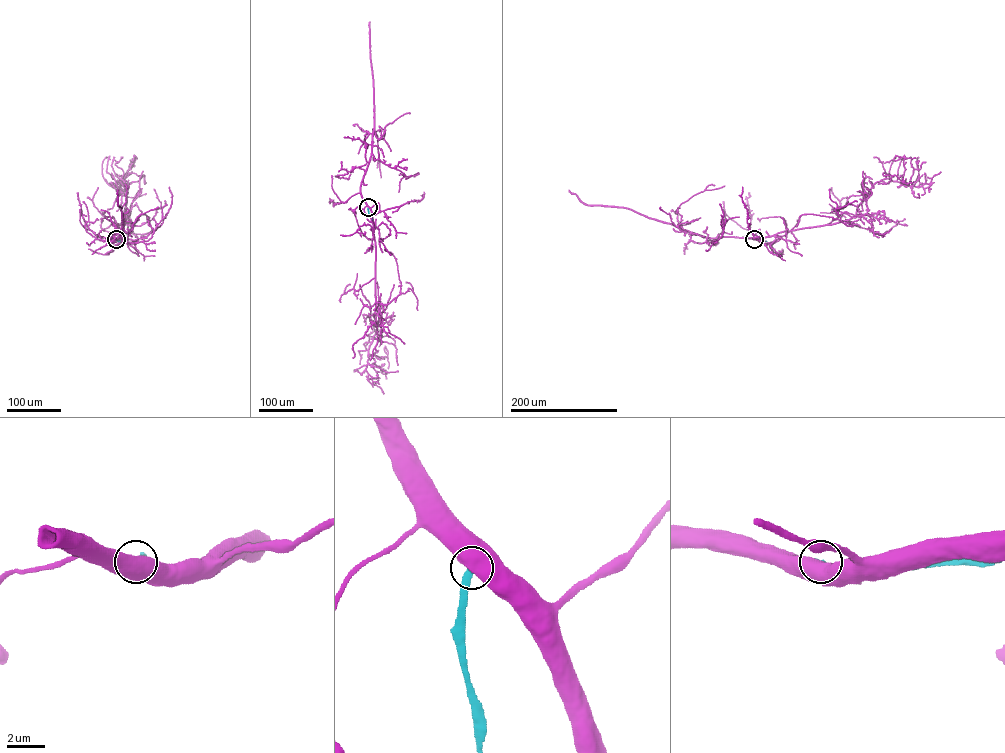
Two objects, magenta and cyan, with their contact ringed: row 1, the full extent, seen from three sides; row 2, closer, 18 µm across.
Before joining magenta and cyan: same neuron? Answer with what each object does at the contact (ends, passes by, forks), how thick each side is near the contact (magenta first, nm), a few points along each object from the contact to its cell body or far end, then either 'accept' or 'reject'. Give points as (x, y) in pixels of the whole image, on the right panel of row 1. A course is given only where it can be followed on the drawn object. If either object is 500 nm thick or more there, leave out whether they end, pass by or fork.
calibres 750 and 300 nm; course magenta (754, 239), (850, 219), (872, 186), (884, 179), (905, 184), (911, 189), (918, 175), (918, 157); course cyan (754, 239), (766, 241); reject

